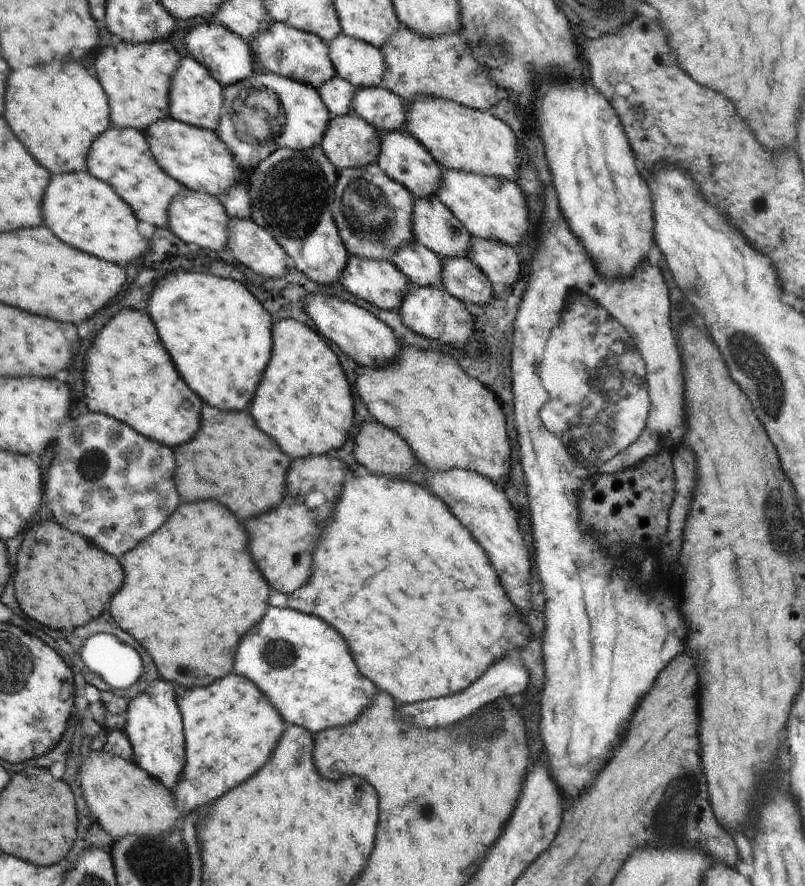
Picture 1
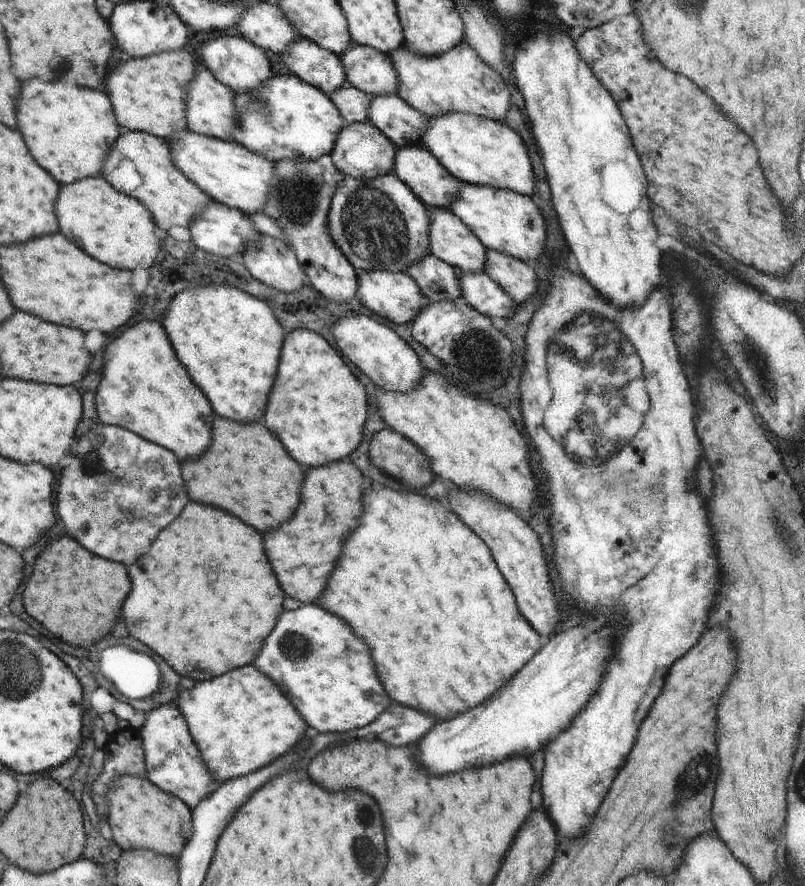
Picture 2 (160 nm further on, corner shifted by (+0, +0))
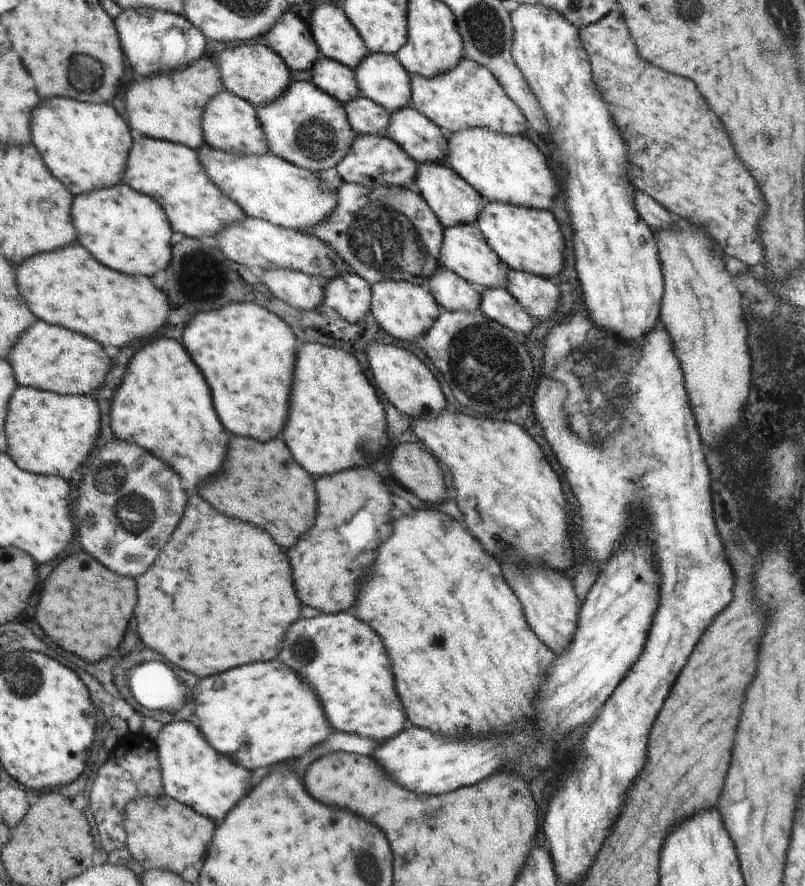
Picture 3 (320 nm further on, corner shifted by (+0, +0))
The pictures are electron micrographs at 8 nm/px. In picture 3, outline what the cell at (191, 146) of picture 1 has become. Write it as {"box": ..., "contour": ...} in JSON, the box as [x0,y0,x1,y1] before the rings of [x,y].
{"box":[197,142,337,231],"contour":[[[206,142],[197,150],[207,175],[236,201],[248,217],[264,219],[272,224],[306,231],[325,221],[337,207],[337,188],[327,187],[312,171],[304,170],[287,160],[265,155],[240,155],[213,149]]]}

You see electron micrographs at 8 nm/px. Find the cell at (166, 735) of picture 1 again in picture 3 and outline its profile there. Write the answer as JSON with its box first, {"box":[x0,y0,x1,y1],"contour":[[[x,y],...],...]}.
{"box":[154,720,252,824],"contour":[[[191,720],[190,724],[174,722],[164,726],[160,736],[154,739],[165,794],[195,809],[197,813],[211,817],[218,824],[250,792],[252,771],[236,764],[225,754],[219,754]]]}

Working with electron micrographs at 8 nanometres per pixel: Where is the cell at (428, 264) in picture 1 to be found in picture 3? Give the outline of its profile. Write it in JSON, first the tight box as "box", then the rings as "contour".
{"box":[426,265,481,313],"contour":[[[442,265],[437,266],[426,288],[441,309],[476,313],[481,308],[480,289]]]}

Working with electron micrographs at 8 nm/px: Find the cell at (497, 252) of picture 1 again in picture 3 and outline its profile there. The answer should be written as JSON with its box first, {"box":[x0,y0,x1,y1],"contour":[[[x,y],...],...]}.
{"box":[506,269,560,323],"contour":[[[510,269],[506,290],[537,323],[548,320],[560,304],[558,283],[527,272]]]}

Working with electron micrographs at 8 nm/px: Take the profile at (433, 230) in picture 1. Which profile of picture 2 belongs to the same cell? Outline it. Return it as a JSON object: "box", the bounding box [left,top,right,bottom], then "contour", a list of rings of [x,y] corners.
{"box":[429,208,487,273],"contour":[[[429,208],[429,254],[452,265],[459,273],[484,273],[487,247],[478,237],[447,208]]]}

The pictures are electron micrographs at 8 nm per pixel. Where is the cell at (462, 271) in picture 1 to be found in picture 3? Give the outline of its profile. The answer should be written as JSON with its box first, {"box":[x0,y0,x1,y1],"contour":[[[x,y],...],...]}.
{"box":[479,289,536,335],"contour":[[[480,289],[479,312],[514,333],[529,335],[536,325],[526,309],[506,289]]]}

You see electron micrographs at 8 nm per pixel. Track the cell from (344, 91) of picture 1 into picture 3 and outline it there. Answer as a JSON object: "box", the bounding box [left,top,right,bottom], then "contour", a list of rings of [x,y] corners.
{"box":[343,96,390,137],"contour":[[[364,96],[343,104],[352,130],[358,135],[388,137],[390,113]]]}

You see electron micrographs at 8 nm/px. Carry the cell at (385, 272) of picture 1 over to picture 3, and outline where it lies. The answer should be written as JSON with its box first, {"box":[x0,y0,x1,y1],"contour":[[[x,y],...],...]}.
{"box":[370,280,441,343],"contour":[[[383,280],[371,285],[370,292],[371,313],[381,332],[409,343],[420,342],[420,338],[430,330],[441,309],[426,287],[408,281]]]}

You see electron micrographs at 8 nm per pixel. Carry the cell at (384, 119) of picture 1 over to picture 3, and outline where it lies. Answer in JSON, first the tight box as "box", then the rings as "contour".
{"box":[388,106,448,166],"contour":[[[412,106],[390,115],[388,134],[418,165],[438,163],[448,166],[447,134]]]}

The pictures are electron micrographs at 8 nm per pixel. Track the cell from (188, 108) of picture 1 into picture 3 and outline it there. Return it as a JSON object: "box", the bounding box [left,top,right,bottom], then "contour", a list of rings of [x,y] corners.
{"box":[203,88,270,155],"contour":[[[226,88],[220,91],[219,95],[211,100],[211,103],[207,104],[206,114],[203,116],[203,136],[206,138],[206,143],[213,149],[225,153],[240,155],[270,153],[264,129],[260,126],[259,117],[256,116],[255,107]]]}

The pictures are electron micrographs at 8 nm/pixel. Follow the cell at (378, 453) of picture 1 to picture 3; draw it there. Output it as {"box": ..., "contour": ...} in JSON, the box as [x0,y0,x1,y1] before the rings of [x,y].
{"box":[389,443,451,504],"contour":[[[418,443],[398,445],[389,469],[396,480],[419,500],[438,504],[451,499],[438,460]]]}

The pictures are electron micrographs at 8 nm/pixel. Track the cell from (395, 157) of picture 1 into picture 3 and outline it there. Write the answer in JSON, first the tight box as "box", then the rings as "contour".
{"box":[415,163,489,229],"contour":[[[438,163],[417,164],[417,167],[415,188],[434,211],[444,229],[461,224],[472,225],[478,220],[481,210],[489,202],[461,176],[458,176],[456,171]]]}

